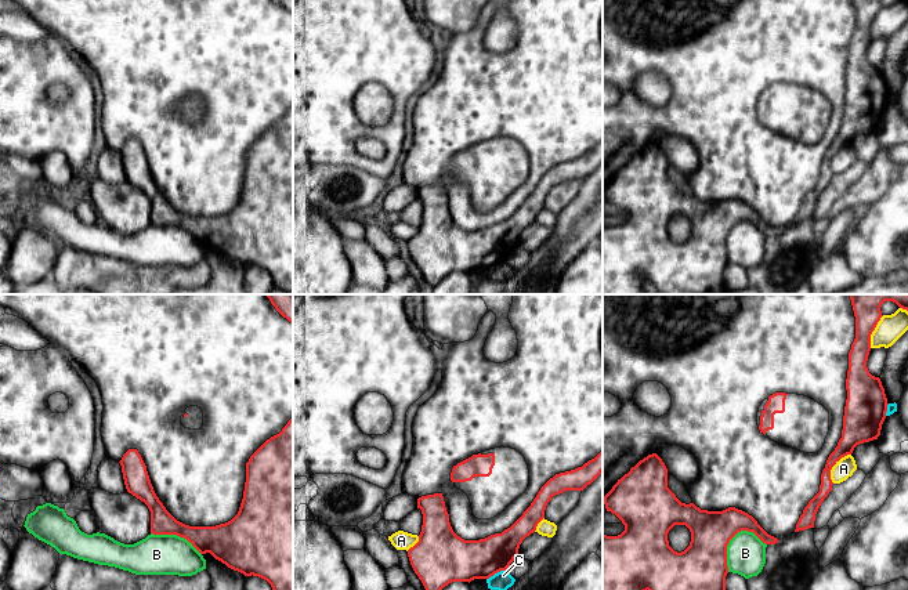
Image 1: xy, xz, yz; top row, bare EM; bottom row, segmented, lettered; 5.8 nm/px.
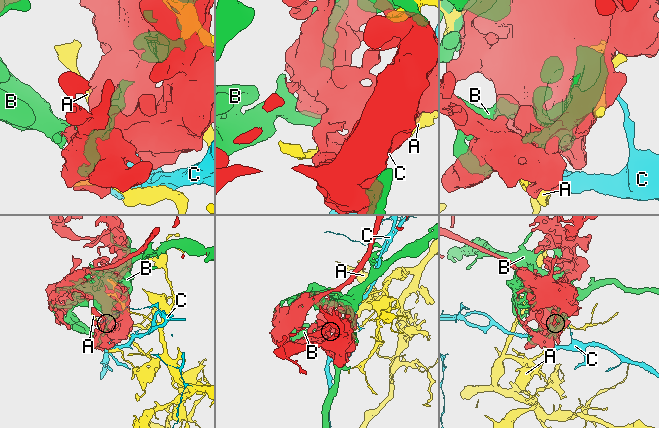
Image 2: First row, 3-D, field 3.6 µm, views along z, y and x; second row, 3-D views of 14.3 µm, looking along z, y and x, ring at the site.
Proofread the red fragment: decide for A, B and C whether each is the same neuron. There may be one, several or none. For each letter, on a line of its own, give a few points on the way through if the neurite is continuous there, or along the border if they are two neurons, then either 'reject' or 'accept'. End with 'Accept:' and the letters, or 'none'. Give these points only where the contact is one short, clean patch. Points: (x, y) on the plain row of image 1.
A: reject
B: reject
C: border xz (506, 260), (500, 260), (487, 270); reject
Accept: none

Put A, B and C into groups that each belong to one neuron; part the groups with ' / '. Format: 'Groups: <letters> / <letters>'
Groups: A / B / C

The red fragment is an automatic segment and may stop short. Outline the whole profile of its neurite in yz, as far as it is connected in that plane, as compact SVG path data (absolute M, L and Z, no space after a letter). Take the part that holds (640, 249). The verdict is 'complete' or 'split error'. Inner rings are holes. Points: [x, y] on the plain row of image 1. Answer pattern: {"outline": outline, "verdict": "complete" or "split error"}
{"outline": "M656 144L618 170L604 187L604 195L622 211L625 221L618 227L603 224L603 294L644 294L647 280L659 294L726 294L730 231L748 221L766 235L778 234L742 200L708 202L694 193L681 193L668 178L668 159ZM674 216L685 216L691 222L690 236L681 243L669 236L668 224Z", "verdict": "complete"}

